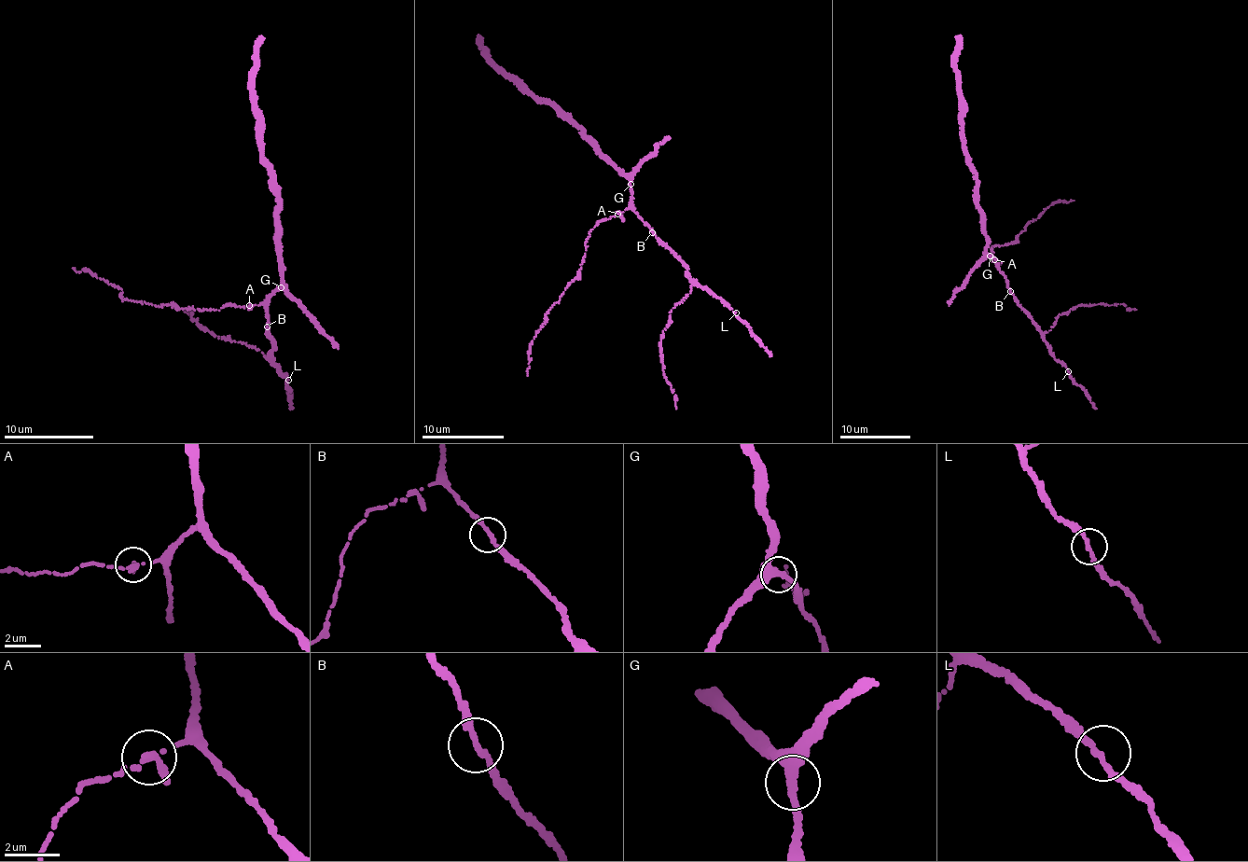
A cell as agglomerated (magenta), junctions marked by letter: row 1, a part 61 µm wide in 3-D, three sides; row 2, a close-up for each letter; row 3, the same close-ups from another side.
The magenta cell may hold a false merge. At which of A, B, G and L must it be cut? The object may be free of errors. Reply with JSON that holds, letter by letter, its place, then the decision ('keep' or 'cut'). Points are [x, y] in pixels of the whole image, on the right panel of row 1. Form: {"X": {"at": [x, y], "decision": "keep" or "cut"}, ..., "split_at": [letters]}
{"A": {"at": [994, 259], "decision": "keep"}, "B": {"at": [1010, 291], "decision": "keep"}, "G": {"at": [990, 256], "decision": "keep"}, "L": {"at": [1068, 371], "decision": "keep"}, "split_at": []}

